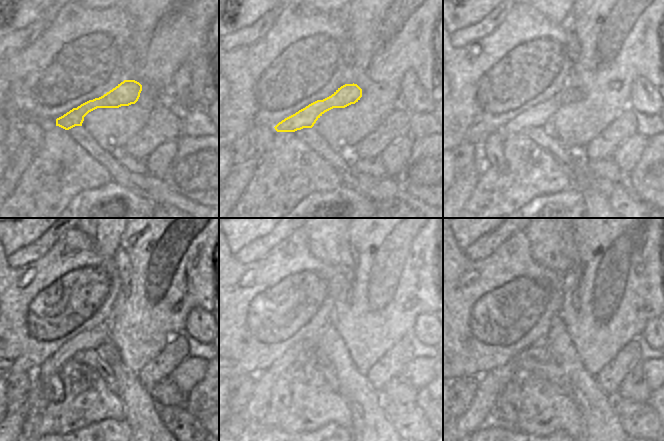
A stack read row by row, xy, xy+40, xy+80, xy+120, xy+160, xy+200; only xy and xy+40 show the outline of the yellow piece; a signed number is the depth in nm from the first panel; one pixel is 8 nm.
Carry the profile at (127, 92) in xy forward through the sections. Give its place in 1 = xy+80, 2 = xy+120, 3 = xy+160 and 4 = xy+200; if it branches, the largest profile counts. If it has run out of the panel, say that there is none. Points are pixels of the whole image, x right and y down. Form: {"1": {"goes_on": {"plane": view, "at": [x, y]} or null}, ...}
{"1": {"goes_on": {"plane": "xy+80", "at": [538, 115]}}, "2": {"goes_on": {"plane": "xy+120", "at": [91, 339]}}, "3": {"goes_on": {"plane": "xy+160", "at": [260, 399]}}, "4": {"goes_on": {"plane": "xy+200", "at": [490, 385]}}}

